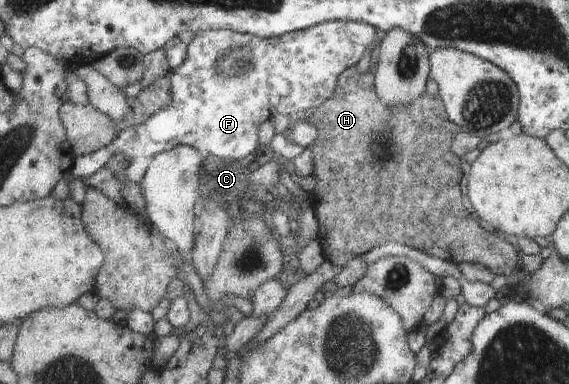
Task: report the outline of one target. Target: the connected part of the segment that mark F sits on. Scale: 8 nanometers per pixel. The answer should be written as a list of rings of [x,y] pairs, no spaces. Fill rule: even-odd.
[[[332,20],[320,25],[309,27],[302,31],[285,33],[277,38],[261,38],[252,34],[235,32],[232,30],[210,30],[195,33],[193,40],[187,45],[184,63],[170,73],[171,90],[173,95],[170,107],[159,111],[140,125],[122,125],[116,139],[88,155],[75,157],[74,167],[70,169],[71,177],[86,178],[107,163],[112,157],[126,160],[140,159],[140,157],[154,157],[173,150],[178,146],[192,146],[204,154],[222,159],[244,159],[258,153],[260,145],[260,126],[271,120],[274,115],[300,115],[304,111],[319,108],[325,101],[332,98],[337,90],[337,81],[346,70],[358,65],[368,49],[375,49],[380,45],[385,33],[378,33],[377,28],[370,24],[356,20]],[[232,49],[242,49],[242,53],[250,51],[250,65],[252,67],[244,73],[230,76],[222,71],[219,57]]]

